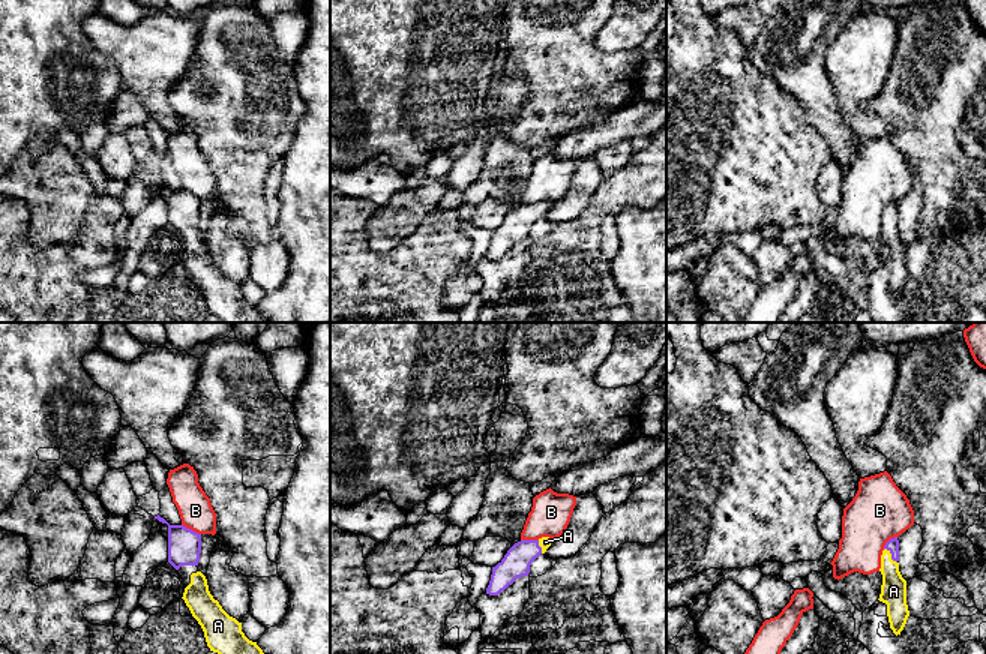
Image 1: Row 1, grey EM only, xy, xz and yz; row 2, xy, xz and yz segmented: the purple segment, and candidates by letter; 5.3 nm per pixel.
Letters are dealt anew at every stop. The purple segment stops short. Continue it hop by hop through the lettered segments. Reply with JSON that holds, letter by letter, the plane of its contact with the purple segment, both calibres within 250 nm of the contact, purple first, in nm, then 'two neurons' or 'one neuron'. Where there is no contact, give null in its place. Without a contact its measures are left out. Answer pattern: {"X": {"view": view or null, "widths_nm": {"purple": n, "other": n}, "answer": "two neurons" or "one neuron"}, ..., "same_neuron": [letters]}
{"A": {"view": "yz", "widths_nm": {"purple": 70, "other": 140}, "answer": "one neuron"}, "B": {"view": "xy", "widths_nm": {"purple": 180, "other": 180}, "answer": "two neurons"}, "same_neuron": ["A"]}

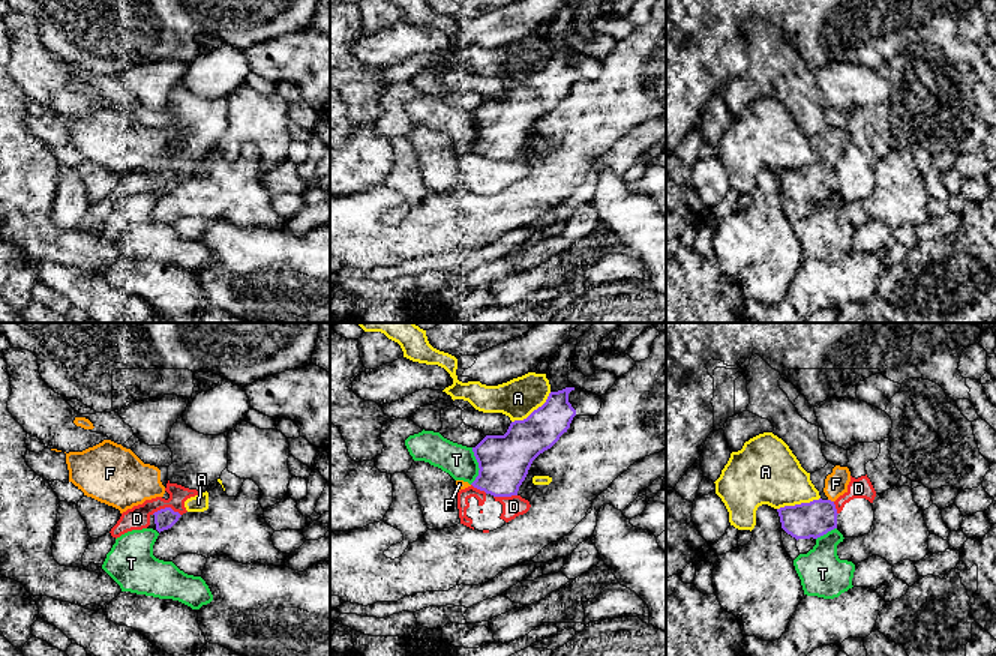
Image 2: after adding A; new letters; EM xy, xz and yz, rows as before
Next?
{"A": {"view": "xz", "widths_nm": {"purple": 220, "other": 220}, "answer": "two neurons"}, "D": {"view": "xy", "widths_nm": {"purple": 110, "other": 130}, "answer": "two neurons"}, "F": {"view": "yz", "widths_nm": {"purple": 190, "other": 130}, "answer": "one neuron"}, "T": {"view": "xz", "widths_nm": {"purple": 280, "other": 170}, "answer": "two neurons"}, "same_neuron": ["F"]}

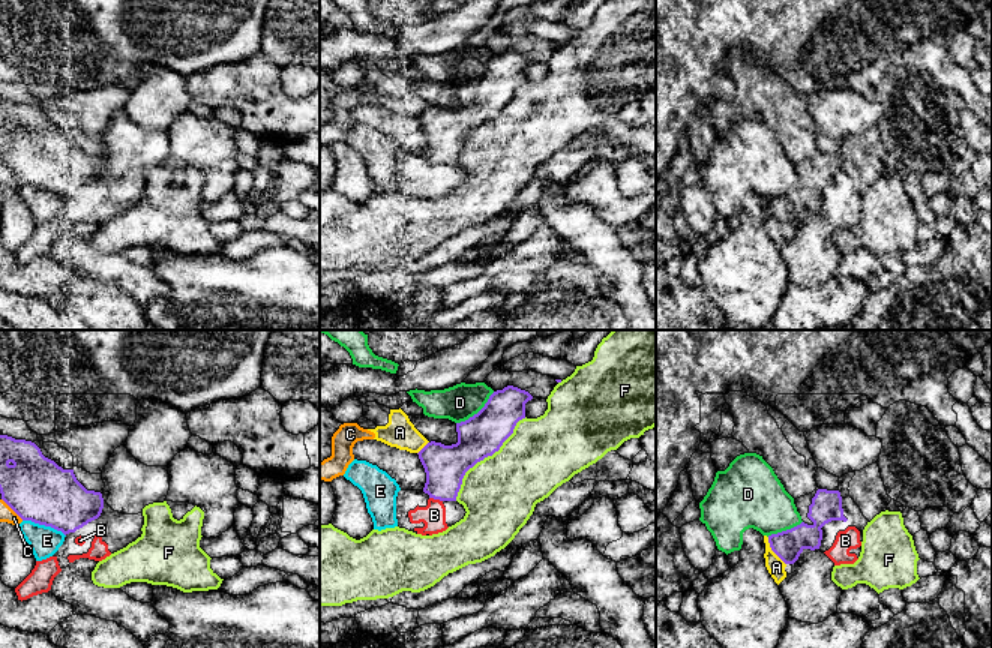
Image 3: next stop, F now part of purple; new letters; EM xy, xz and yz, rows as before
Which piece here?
{"A": {"view": "yz", "widths_nm": {"purple": 160, "other": 100}, "answer": "two neurons"}, "B": {"view": "xz", "widths_nm": {"purple": 220, "other": 130}, "answer": "two neurons"}, "C": {"view": "xy", "widths_nm": {"purple": 340, "other": 80}, "answer": "two neurons"}, "D": {"view": "xz", "widths_nm": {"purple": 220, "other": 190}, "answer": "two neurons"}, "E": {"view": "xy", "widths_nm": {"purple": 340, "other": 160}, "answer": "two neurons"}, "F": {"view": "xz", "widths_nm": {"purple": 220, "other": 400}, "answer": "two neurons"}, "same_neuron": []}

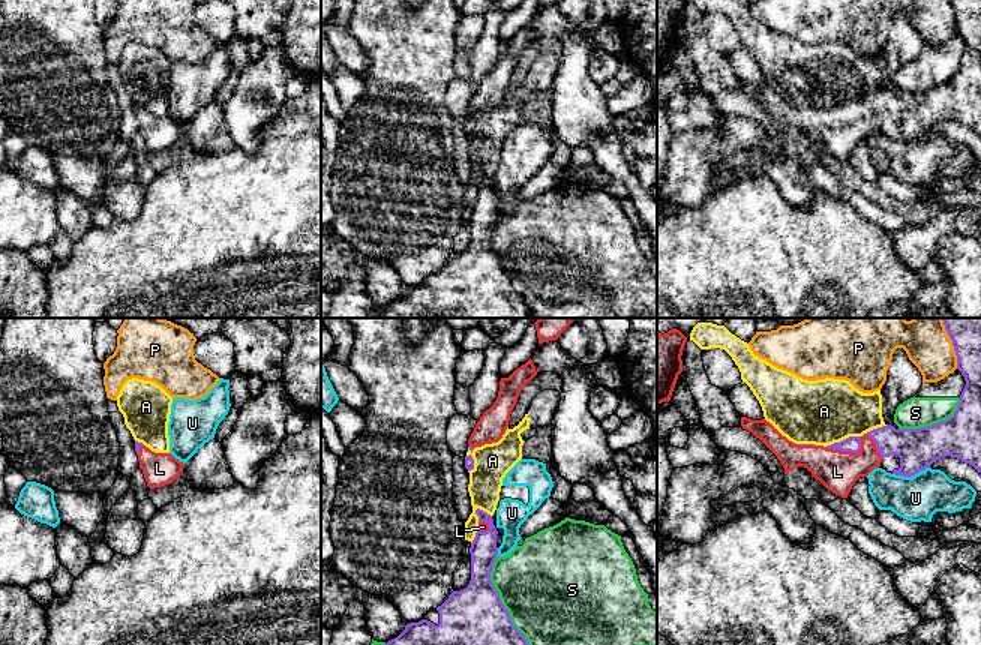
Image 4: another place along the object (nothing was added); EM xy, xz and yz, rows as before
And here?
{"A": {"view": "yz", "widths_nm": {"purple": 90, "other": 340}, "answer": "two neurons"}, "L": {"view": "yz", "widths_nm": {"purple": 90, "other": 220}, "answer": "one neuron"}, "P": {"view": "yz", "widths_nm": {"purple": 140, "other": 220}, "answer": "two neurons"}, "S": {"view": "xz", "widths_nm": {"purple": 440, "other": 480}, "answer": "two neurons"}, "U": {"view": "yz", "widths_nm": {"purple": 220, "other": 240}, "answer": "two neurons"}, "same_neuron": ["L"]}

